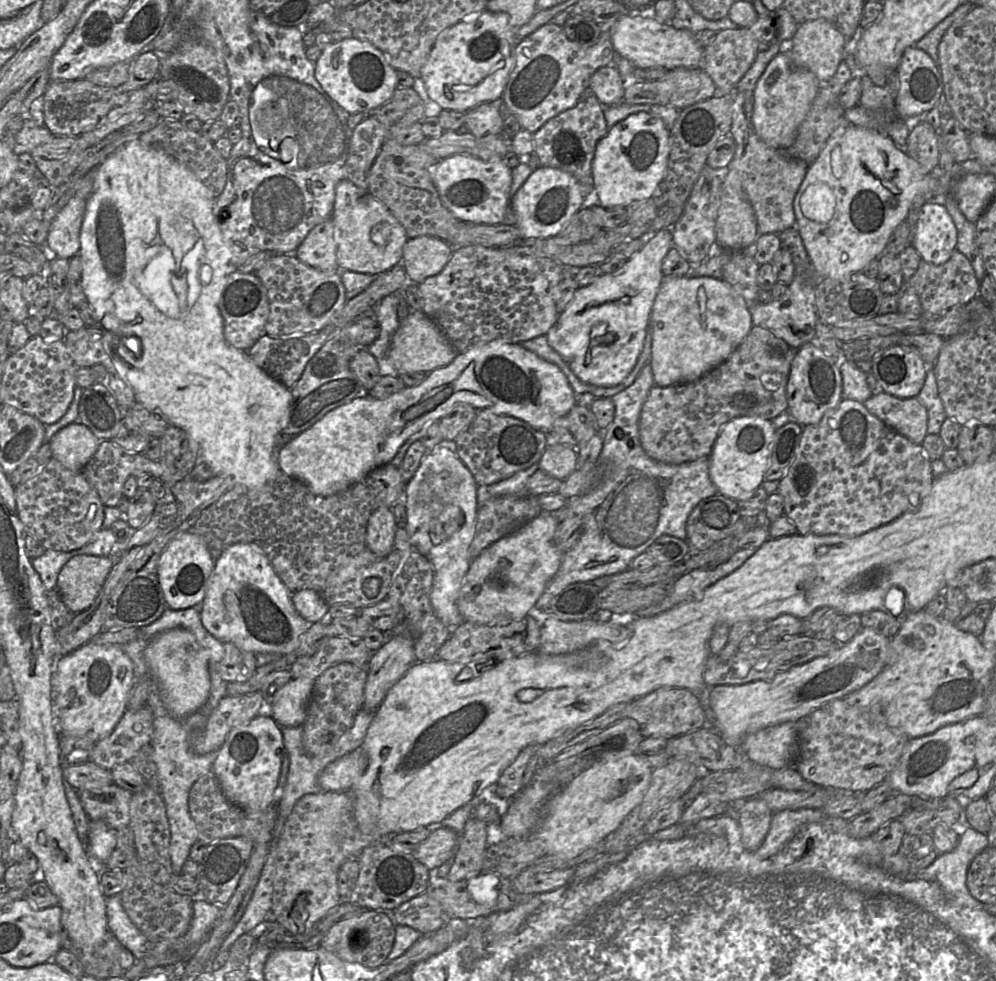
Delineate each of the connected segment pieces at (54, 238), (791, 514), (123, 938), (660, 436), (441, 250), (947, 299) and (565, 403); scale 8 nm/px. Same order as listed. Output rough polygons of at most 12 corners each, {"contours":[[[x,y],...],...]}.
{"contours":[[[73,196],[56,215],[45,246],[70,259],[79,253],[87,199]],[[842,399],[779,480],[799,535],[856,537],[917,510],[921,444]],[[121,895],[106,898],[108,929],[136,959],[147,938],[130,920]],[[753,326],[700,379],[654,385],[646,454],[709,457],[722,427],[787,411],[796,351]],[[437,237],[408,239],[401,265],[420,284],[443,270],[453,250]],[[957,249],[943,264],[921,261],[904,282],[922,315],[941,315],[979,296]],[[478,343],[416,387],[358,397],[279,450],[327,497],[456,404],[548,433],[578,395],[520,343]]]}

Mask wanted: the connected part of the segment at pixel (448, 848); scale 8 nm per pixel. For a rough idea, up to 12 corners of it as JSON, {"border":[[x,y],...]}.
{"border":[[434,829],[411,854],[428,870],[454,857],[458,834]]}

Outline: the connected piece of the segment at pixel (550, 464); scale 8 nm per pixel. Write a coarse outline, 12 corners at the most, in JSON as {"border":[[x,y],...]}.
{"border":[[549,442],[538,468],[564,480],[578,468],[577,449]]}

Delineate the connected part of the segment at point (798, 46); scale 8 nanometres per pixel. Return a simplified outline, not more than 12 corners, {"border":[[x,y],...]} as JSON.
{"border":[[836,23],[800,24],[788,46],[792,62],[822,85],[844,60]]}

